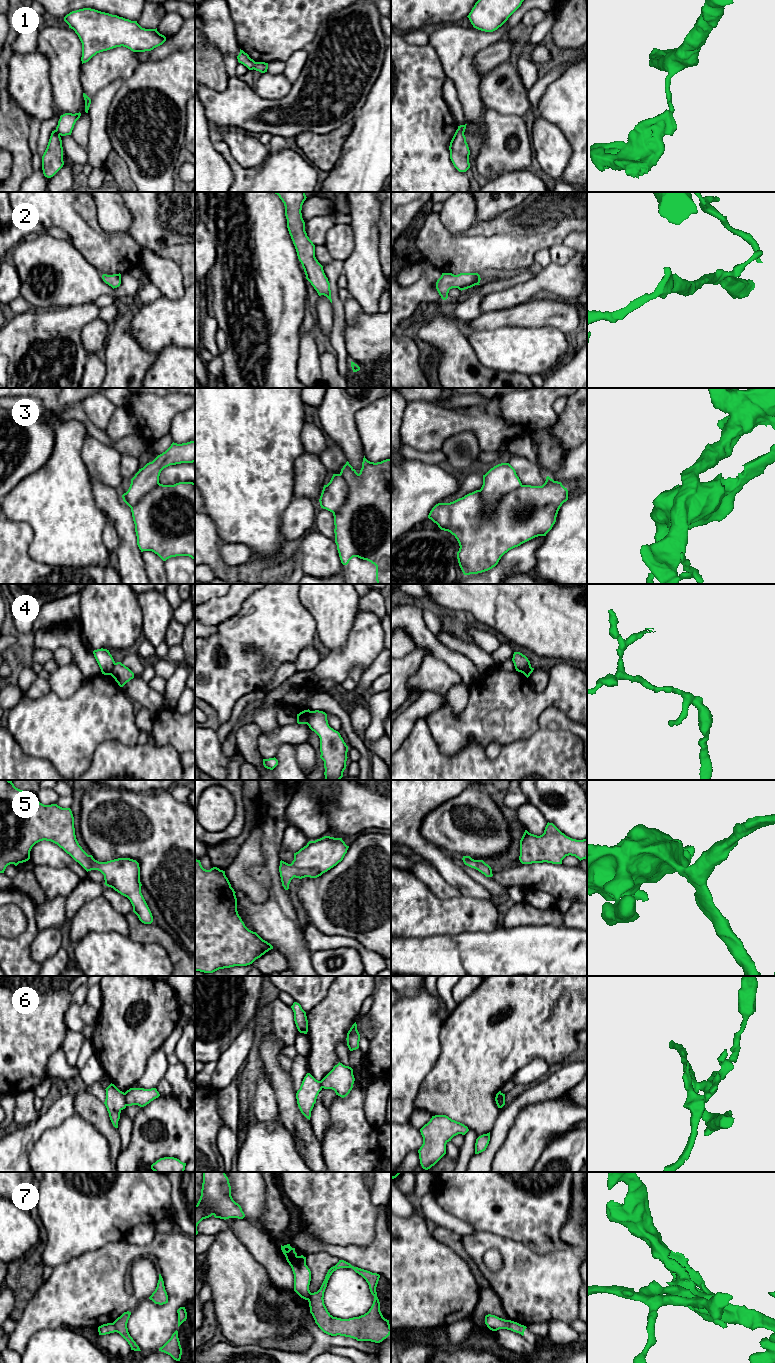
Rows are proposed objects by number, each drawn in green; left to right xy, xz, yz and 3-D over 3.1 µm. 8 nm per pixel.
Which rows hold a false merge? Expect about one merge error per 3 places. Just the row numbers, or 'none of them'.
1, 3, 4, 6, 7

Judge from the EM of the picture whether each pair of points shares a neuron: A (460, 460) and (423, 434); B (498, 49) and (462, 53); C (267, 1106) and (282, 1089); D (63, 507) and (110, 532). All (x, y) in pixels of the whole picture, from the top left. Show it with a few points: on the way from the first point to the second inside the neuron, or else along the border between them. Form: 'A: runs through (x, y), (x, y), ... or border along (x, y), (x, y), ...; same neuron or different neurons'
A: border along (461, 433), (450, 436), (440, 449); different neurons
B: border along (500, 40), (476, 54), (474, 67), (477, 74); different neurons
C: border along (265, 1074), (276, 1096), (278, 1118); different neurons
D: border along (107, 521), (103, 531), (103, 544), (109, 552); different neurons

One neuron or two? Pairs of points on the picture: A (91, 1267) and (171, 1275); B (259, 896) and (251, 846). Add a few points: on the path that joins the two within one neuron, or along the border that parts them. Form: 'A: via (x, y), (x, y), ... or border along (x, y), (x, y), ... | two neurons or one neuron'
A: via (112, 1262), (121, 1254), (129, 1252), (156, 1254) | one neuron
B: via (247, 884), (244, 881), (244, 860), (246, 858) | one neuron

